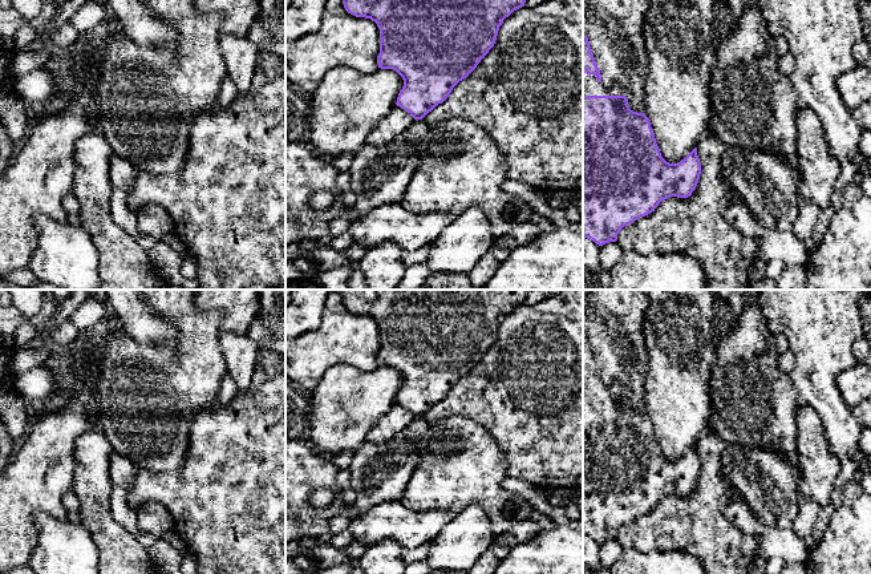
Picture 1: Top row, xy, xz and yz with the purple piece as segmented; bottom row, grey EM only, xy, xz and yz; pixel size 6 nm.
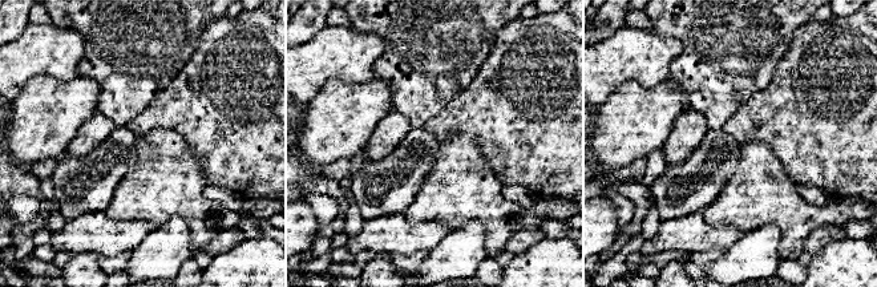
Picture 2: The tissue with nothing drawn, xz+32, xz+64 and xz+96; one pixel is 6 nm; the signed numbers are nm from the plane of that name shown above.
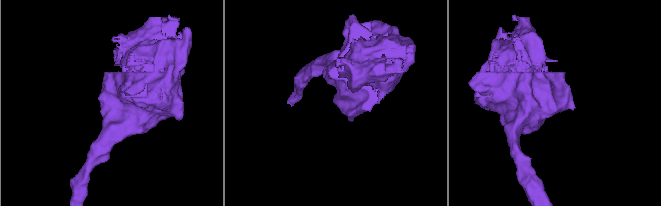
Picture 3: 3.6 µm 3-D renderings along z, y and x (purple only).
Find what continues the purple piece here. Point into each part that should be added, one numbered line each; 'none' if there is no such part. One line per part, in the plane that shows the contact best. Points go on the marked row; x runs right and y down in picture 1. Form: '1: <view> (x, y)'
1: yz (591, 87)

